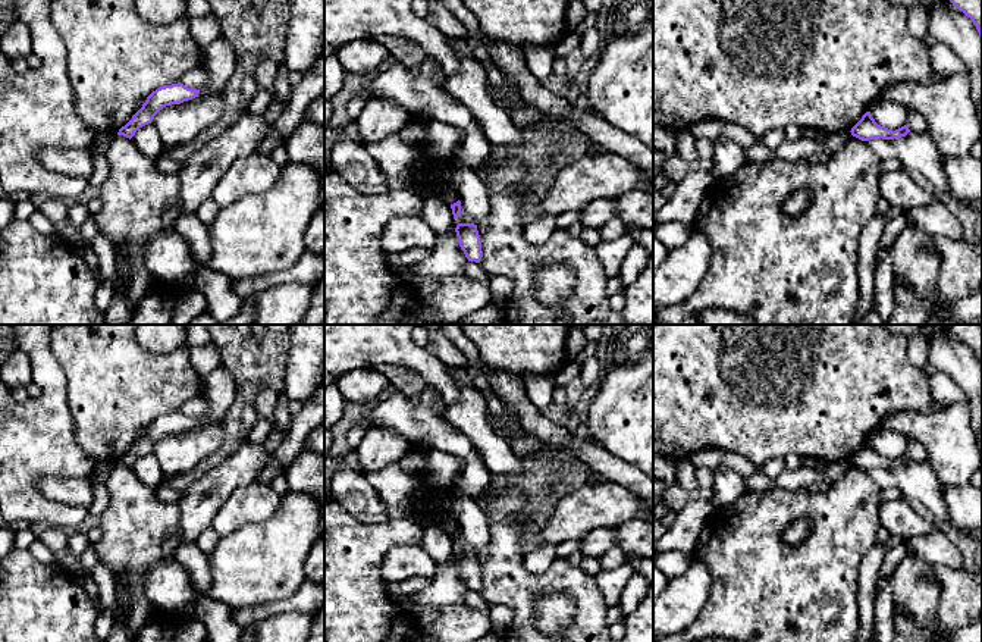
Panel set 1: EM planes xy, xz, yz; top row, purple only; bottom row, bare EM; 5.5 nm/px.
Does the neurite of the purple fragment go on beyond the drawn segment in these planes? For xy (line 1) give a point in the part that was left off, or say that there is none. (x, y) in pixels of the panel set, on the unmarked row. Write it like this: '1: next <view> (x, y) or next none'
1: next none

